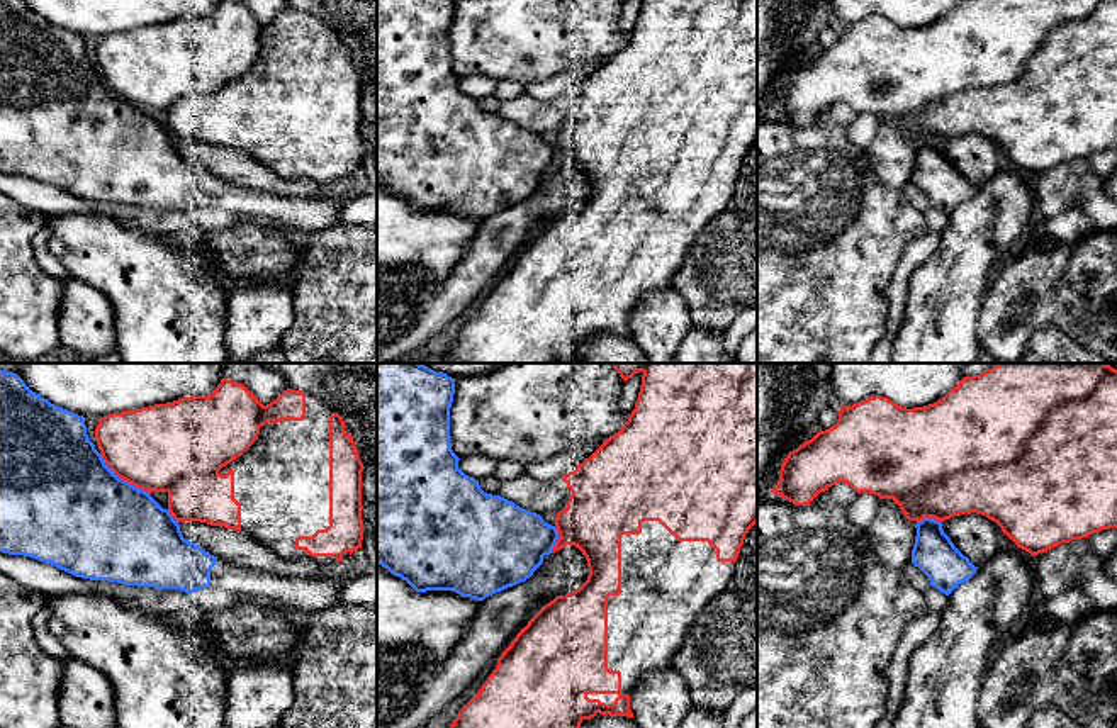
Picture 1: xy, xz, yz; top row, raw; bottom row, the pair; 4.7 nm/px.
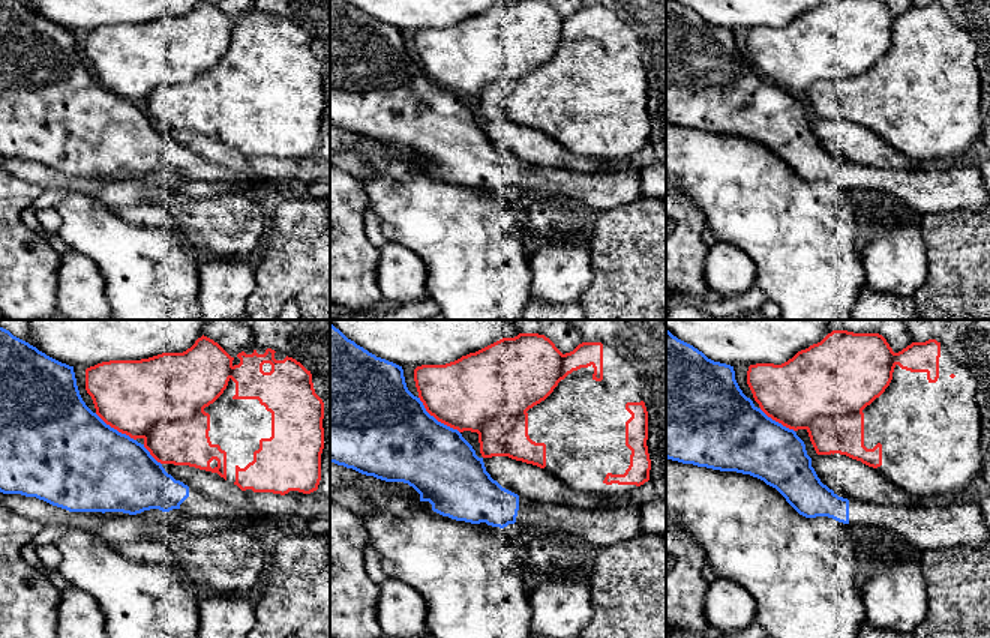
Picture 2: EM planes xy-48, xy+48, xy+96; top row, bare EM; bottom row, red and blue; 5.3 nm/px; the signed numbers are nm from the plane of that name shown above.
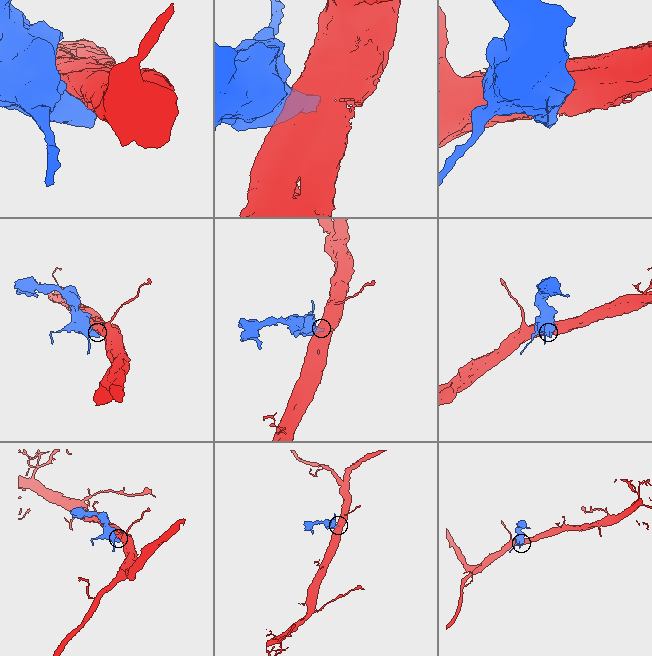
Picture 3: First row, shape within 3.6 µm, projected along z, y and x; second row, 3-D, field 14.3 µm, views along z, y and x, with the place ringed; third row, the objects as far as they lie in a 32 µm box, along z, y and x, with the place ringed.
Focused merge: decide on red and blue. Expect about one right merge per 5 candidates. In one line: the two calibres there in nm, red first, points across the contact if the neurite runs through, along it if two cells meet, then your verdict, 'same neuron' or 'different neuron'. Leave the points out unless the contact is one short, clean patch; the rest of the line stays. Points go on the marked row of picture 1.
420/500 nm | different neuron

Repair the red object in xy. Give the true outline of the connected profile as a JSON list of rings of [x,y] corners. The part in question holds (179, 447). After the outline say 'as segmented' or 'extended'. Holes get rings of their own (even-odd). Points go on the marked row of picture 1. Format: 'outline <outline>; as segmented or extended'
outline [[[222,378],[210,395],[182,397],[166,404],[154,404],[134,411],[112,412],[98,419],[95,428],[97,445],[105,465],[122,480],[151,494],[168,494],[168,511],[175,521],[200,521],[212,526],[224,526],[251,536],[283,560],[307,558],[328,565],[331,562],[350,560],[350,555],[362,548],[363,519],[362,519],[362,472],[363,463],[355,448],[350,428],[343,417],[328,404],[309,392],[283,390],[275,400],[263,406],[243,384]]]; extended

